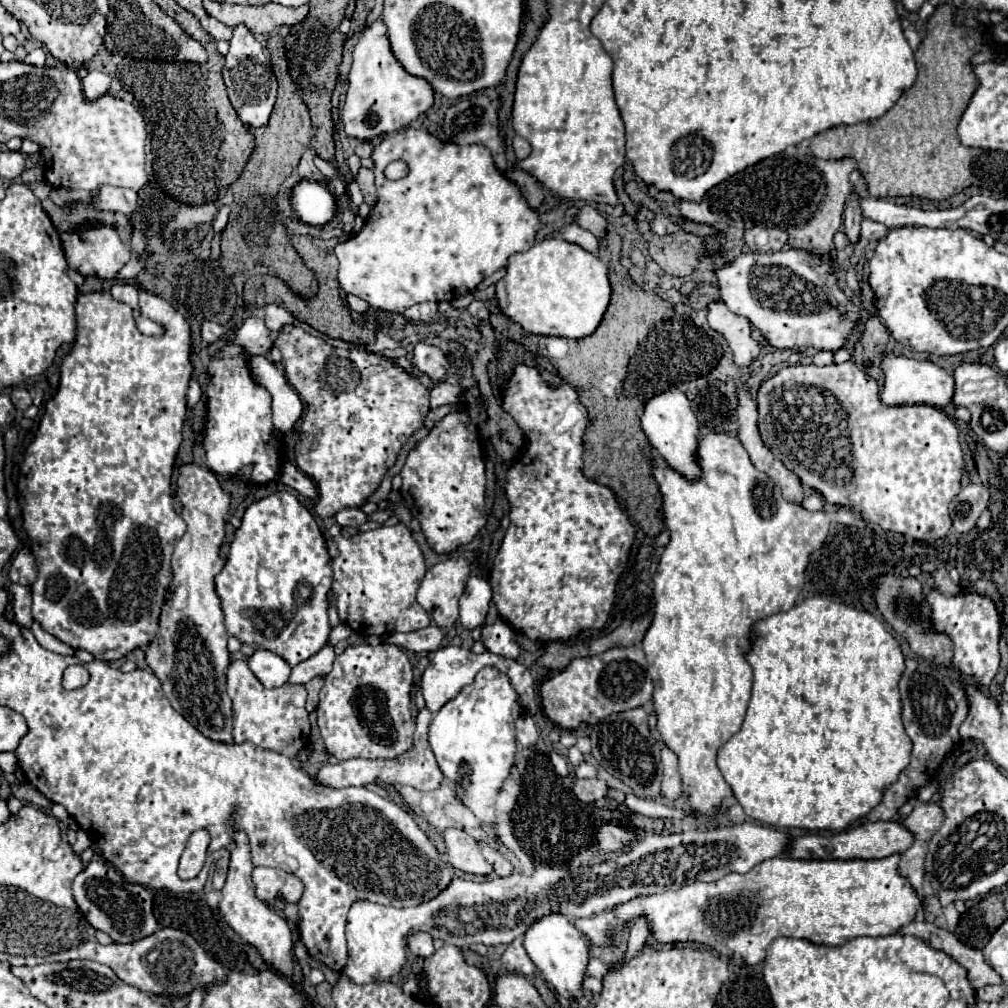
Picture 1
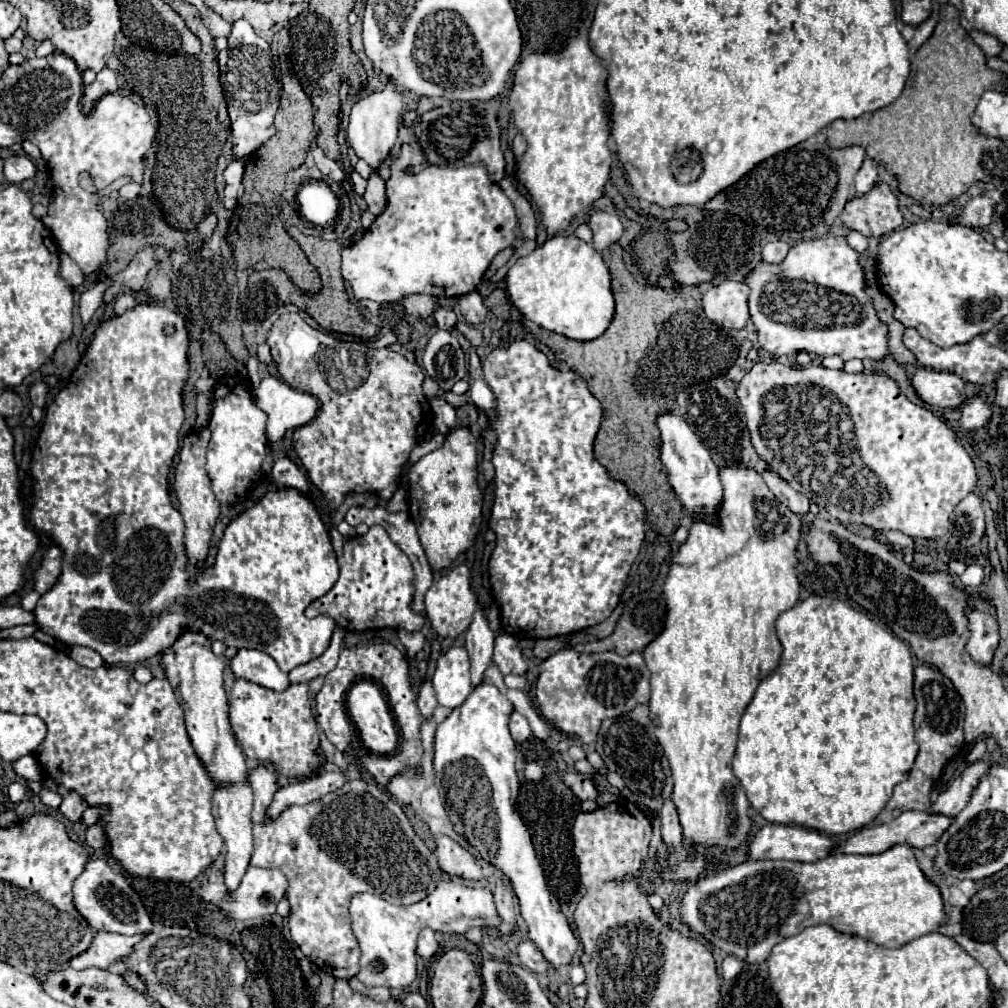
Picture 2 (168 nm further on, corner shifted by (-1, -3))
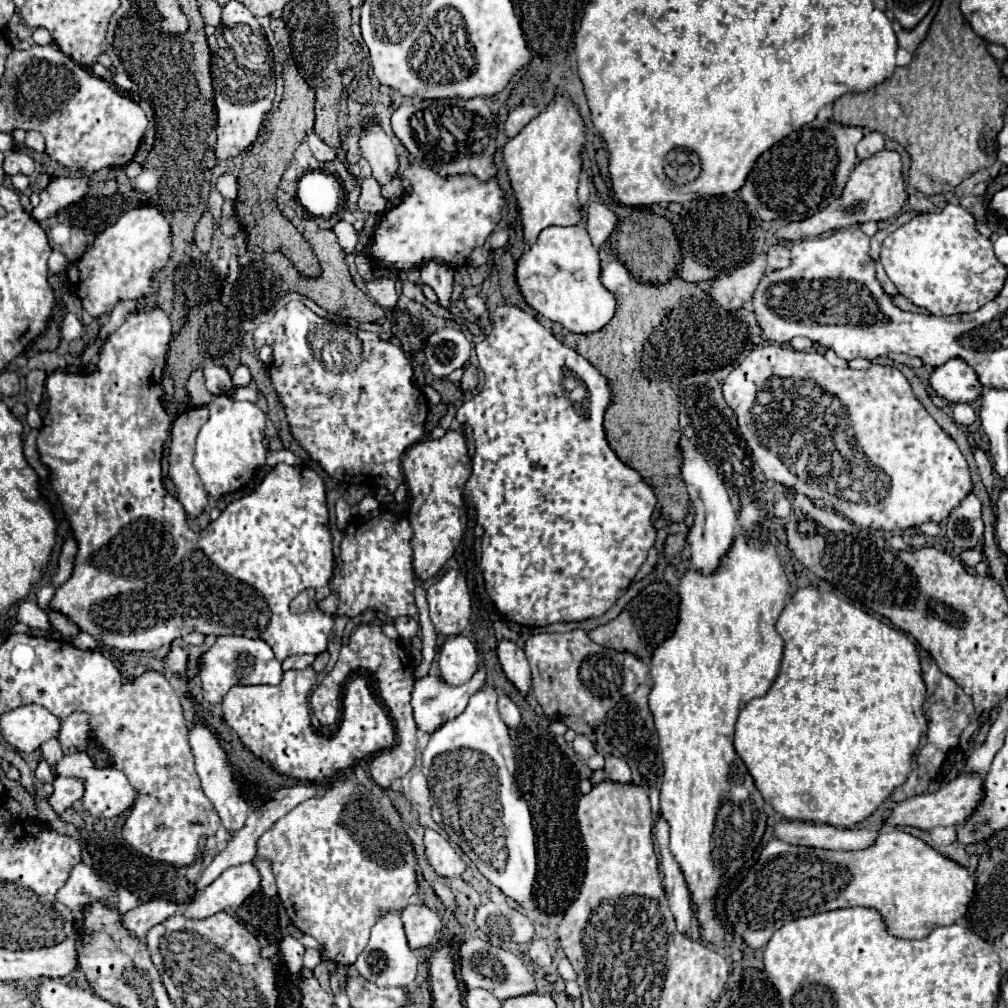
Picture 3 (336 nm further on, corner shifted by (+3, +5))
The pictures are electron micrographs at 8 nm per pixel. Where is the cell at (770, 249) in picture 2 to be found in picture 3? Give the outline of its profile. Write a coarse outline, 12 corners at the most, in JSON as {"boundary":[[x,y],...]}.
{"boundary":[[774,242],[768,252],[770,270],[790,264],[790,248]]}

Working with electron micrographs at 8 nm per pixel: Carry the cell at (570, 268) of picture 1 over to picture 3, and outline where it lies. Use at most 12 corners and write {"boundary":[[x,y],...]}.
{"boundary":[[548,226],[516,266],[526,302],[604,328],[616,300],[584,226]]}

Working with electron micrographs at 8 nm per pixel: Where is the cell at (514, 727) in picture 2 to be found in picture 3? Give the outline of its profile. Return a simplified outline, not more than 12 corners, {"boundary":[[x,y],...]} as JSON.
{"boundary":[[506,694],[498,698],[498,714],[508,728],[520,724],[520,710]]}

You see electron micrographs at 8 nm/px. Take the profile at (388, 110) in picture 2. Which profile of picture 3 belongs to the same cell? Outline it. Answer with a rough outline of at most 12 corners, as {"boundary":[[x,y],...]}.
{"boundary":[[378,124],[360,138],[380,186],[398,176],[398,152]]}

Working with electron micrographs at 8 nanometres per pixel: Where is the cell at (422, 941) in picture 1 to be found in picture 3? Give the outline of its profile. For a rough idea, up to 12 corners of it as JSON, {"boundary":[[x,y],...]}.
{"boundary":[[408,904],[402,924],[412,950],[430,946],[442,928],[438,912]]}

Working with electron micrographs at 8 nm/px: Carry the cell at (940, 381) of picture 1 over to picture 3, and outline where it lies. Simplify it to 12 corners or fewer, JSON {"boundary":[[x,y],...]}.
{"boundary":[[960,358],[930,376],[938,396],[954,404],[982,394],[976,372]]}

